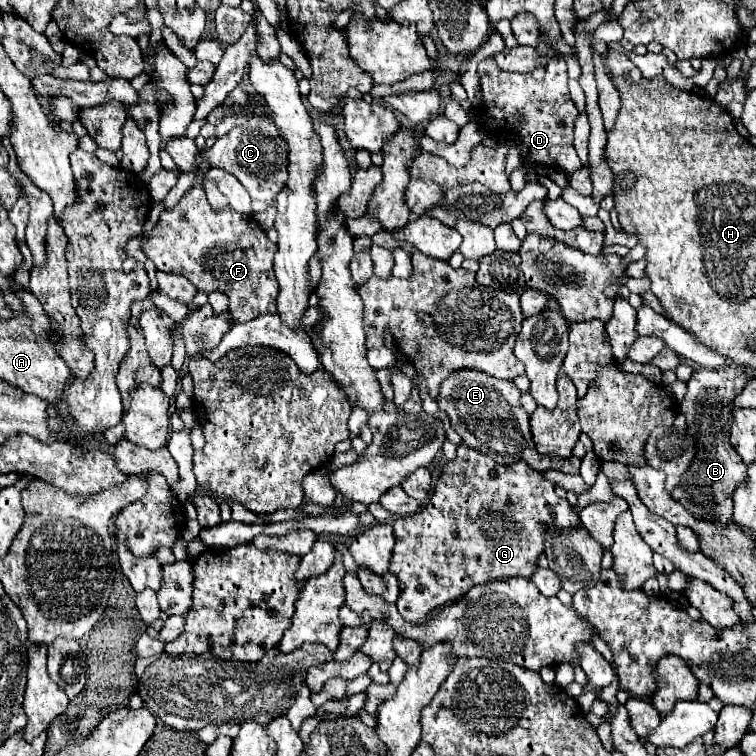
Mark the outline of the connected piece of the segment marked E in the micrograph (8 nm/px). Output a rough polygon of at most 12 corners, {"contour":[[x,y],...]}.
{"contour":[[474,369],[444,379],[438,409],[500,465],[578,473],[536,451],[520,391]]}

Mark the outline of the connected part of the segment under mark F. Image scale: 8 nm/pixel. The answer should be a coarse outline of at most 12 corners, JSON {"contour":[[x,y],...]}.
{"contour":[[202,187],[148,233],[156,269],[276,313],[276,243]]}

